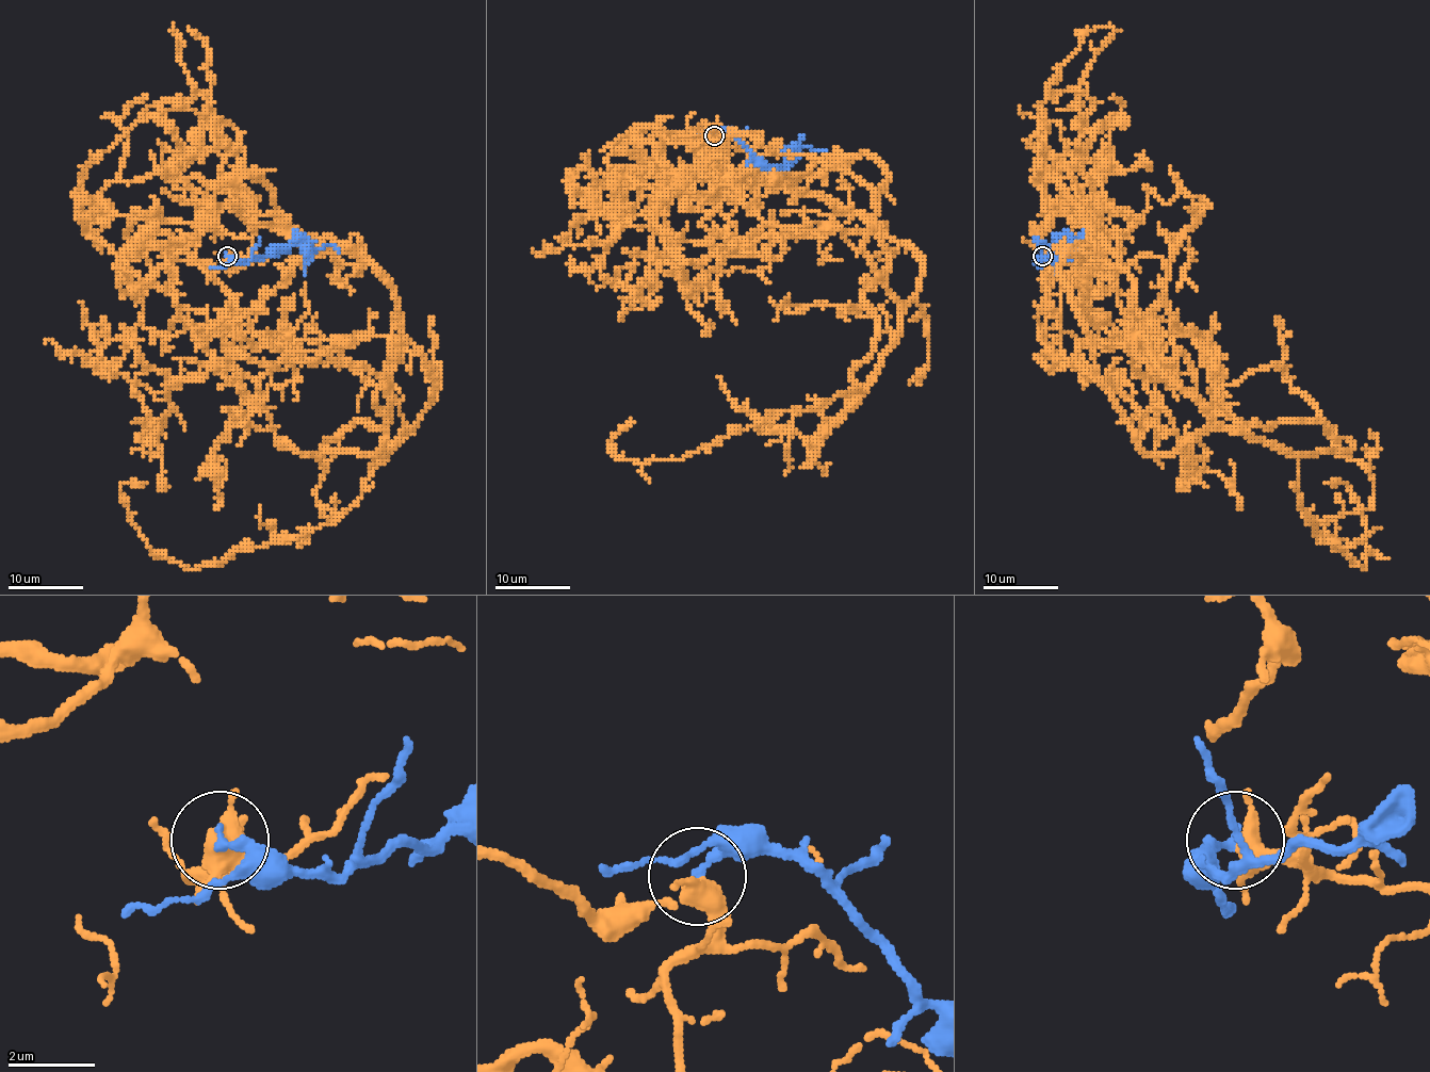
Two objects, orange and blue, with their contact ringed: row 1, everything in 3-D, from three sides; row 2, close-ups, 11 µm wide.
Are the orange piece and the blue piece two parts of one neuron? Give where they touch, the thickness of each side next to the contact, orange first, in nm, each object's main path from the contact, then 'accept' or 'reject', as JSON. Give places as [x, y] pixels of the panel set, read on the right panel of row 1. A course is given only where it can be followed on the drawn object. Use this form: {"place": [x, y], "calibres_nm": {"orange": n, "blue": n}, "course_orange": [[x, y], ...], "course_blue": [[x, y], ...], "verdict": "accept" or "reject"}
{"place": [1042, 256], "calibres_nm": {"orange": 400, "blue": 260}, "course_orange": [[1042, 256], [1089, 269], [1091, 225], [1155, 364], [1287, 450], [1319, 538], [1363, 568], [1353, 492], [1327, 484]], "course_blue": [[1042, 256], [1039, 261], [1061, 257], [1074, 240], [1052, 248], [1056, 246], [1057, 252]], "verdict": "accept"}

